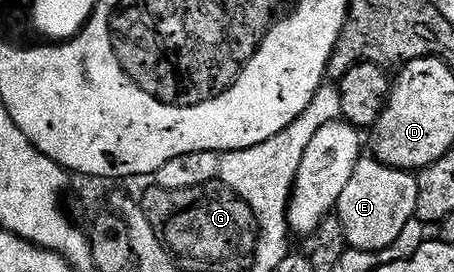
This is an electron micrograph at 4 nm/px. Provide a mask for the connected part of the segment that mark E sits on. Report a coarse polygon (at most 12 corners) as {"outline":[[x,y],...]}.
{"outline":[[362,158],[335,209],[346,245],[391,246],[417,176]]}

